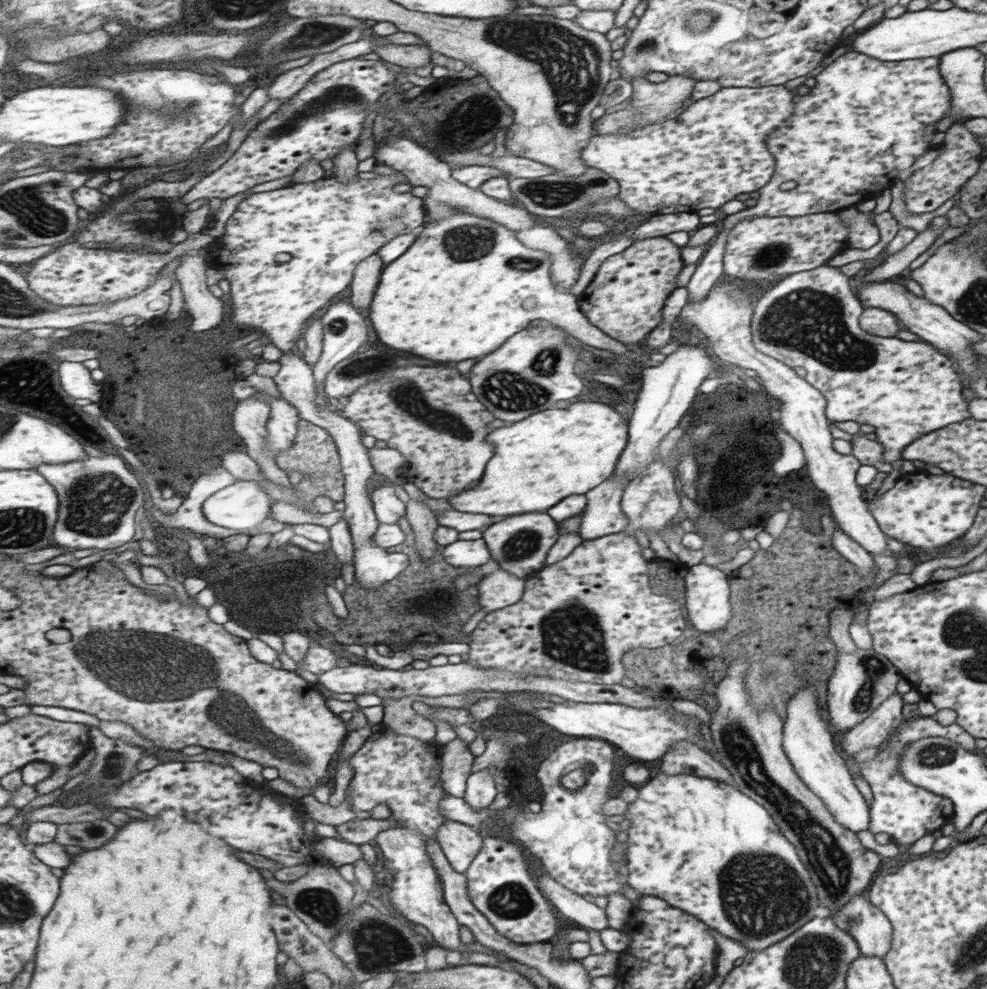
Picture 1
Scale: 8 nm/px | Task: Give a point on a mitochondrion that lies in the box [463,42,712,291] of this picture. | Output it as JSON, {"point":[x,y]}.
{"point":[547,195]}

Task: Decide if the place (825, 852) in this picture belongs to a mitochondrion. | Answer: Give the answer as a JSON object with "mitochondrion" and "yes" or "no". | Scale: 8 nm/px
{"mitochondrion":"yes"}

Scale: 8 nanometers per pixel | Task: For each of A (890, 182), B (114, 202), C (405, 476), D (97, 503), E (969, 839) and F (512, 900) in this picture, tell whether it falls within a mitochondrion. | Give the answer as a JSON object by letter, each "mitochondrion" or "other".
{"A":"other","B":"other","C":"other","D":"mitochondrion","E":"other","F":"mitochondrion"}

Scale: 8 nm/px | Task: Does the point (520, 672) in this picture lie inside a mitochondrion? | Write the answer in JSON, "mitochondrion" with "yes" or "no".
{"mitochondrion":"no"}

